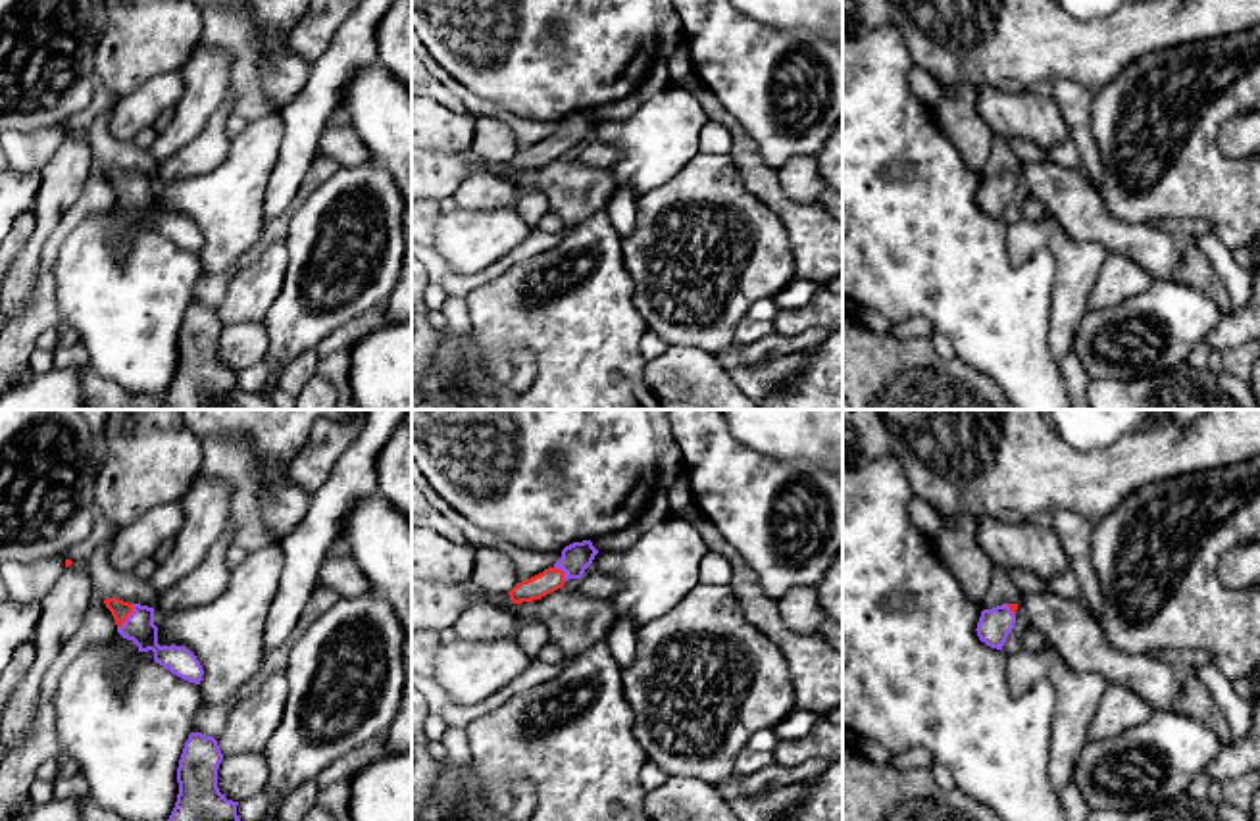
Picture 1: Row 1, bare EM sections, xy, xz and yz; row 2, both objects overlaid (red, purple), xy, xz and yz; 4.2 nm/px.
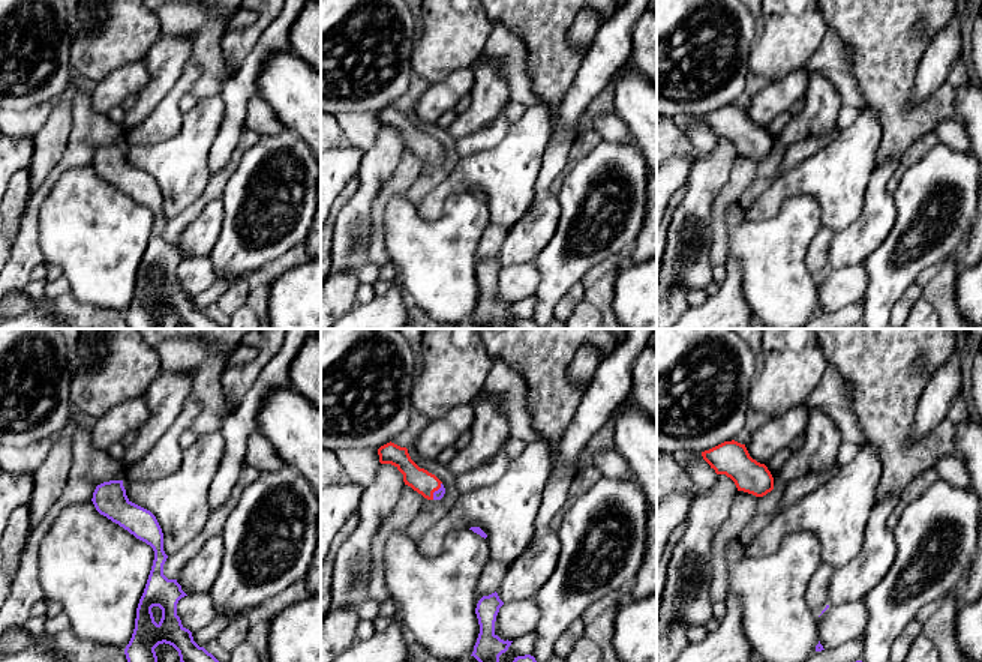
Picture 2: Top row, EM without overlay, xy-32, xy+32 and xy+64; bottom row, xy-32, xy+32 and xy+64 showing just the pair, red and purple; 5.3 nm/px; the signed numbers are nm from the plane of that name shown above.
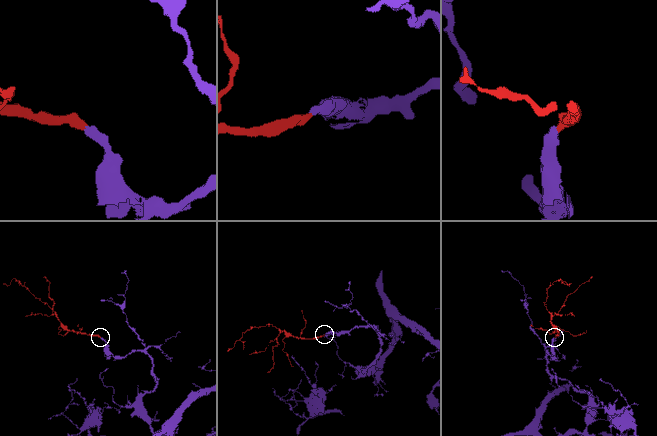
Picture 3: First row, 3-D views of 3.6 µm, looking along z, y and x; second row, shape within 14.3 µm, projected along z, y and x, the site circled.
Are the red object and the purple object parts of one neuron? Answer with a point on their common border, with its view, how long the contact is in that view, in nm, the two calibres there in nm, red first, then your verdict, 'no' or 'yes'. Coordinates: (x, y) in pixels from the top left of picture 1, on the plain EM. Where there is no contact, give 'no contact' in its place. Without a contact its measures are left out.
contact xy (127, 185); length 120 nm; calibres 80 and 130 nm; yes

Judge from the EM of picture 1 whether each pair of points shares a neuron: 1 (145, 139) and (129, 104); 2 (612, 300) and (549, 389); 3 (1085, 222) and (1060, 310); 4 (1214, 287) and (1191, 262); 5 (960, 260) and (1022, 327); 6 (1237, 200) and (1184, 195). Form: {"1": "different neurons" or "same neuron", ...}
{"1": "different neurons", "2": "same neuron", "3": "different neurons", "4": "same neuron", "5": "same neuron", "6": "same neuron"}

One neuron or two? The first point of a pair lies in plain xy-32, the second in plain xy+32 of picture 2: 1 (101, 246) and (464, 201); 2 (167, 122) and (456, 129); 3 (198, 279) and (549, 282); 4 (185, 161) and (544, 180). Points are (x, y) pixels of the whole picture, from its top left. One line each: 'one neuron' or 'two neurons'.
1: one neuron
2: two neurons
3: two neurons
4: two neurons

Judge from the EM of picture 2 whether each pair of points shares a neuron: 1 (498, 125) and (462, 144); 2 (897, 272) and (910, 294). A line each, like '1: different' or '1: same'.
1: same
2: different

